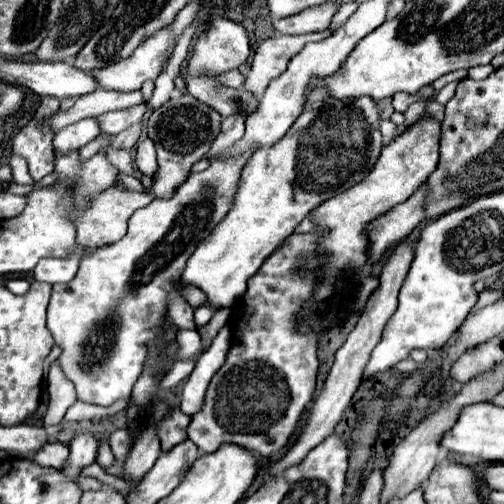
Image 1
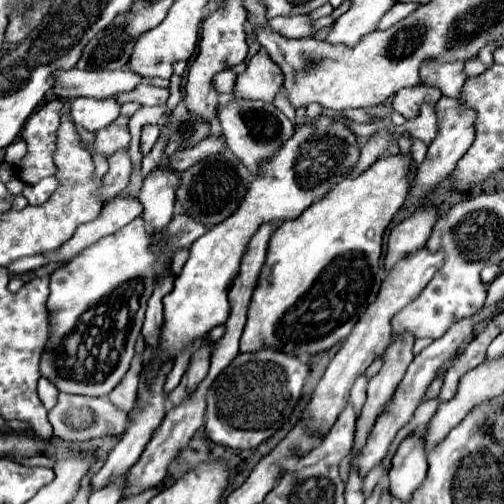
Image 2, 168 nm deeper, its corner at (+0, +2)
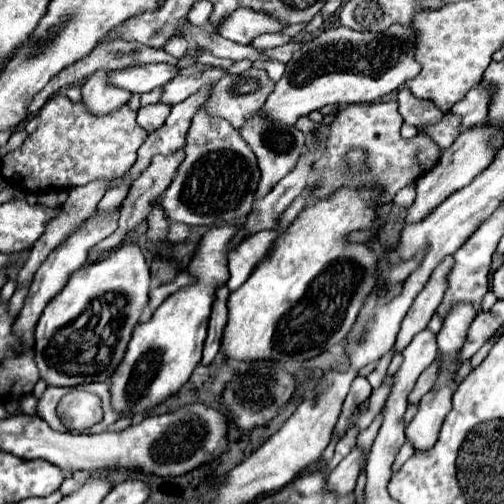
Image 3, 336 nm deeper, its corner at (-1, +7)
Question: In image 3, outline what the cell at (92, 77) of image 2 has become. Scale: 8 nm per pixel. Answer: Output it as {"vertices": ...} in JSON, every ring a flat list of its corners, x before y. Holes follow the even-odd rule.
{"vertices":[[149,63,149,65,133,65,117,71,109,71,107,83,119,89,129,89,131,93,147,93,155,87,165,85,165,81,171,81,177,73,177,67,161,65,161,63]]}

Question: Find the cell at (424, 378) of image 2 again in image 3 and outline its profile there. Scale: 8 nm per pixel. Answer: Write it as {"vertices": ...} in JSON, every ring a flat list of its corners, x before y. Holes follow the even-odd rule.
{"vertices":[[357,447,329,473,327,477,327,487,329,491,339,493,339,497,345,497,349,493,353,493,357,477,361,473,363,463,367,461,367,455,363,451,359,451]]}

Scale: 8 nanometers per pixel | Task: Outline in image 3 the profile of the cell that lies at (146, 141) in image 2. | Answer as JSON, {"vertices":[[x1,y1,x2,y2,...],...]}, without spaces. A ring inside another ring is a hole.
{"vertices":[[155,103,155,105,147,105,147,107,141,107,139,113,137,113,137,123,147,131,147,133,153,133,155,129,159,129,165,119,169,115,169,105,161,105,161,103]]}

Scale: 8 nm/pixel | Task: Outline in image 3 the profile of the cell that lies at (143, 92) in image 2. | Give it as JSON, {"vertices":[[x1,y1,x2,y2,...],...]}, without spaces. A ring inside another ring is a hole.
{"vertices":[[209,69,205,73,191,75,191,77,175,77,161,87,161,101,159,103,165,103,165,105,181,103,189,95,193,95,201,85,209,85,213,81,219,81,223,75,225,73,221,69]]}

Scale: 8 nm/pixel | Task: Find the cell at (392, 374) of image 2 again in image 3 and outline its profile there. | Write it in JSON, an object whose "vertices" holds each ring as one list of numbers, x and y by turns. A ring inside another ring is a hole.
{"vertices":[[447,257,435,271,433,275,429,277,427,285,423,287,423,291,415,297,411,309,407,311,403,323,401,323,401,329,399,329,399,335,397,335,397,341,393,345,393,353,401,353,409,343,411,339,423,331,427,327,427,323,431,321,437,305,441,303,441,297,447,289,447,273,453,265,453,257]]}

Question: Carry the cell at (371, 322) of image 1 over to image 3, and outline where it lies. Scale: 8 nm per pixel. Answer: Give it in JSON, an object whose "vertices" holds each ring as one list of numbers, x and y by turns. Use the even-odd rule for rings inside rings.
{"vertices":[[485,123,485,125,477,125,469,131,463,131,455,143,445,149,439,157,439,163,429,169,427,173,423,173,419,179,417,179,417,199,415,203,407,209,407,217,405,217,405,223,411,225,411,223,419,223,423,221,435,207,439,207,451,193,455,193,457,189,469,185,469,181,473,181,473,177,477,177,487,165,489,161,493,159,495,151,489,149,489,137,495,135,495,127,491,123]]}

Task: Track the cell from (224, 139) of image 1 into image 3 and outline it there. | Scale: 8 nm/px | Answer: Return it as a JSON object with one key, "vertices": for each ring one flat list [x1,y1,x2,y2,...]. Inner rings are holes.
{"vertices":[[177,149,177,151,171,153,171,155,155,155,155,157,151,159,149,167,133,181,133,185,131,185,131,189,129,189,129,195,125,197,125,201,123,201,123,205,121,205,121,209,119,209,119,227,117,227,117,231,115,231,113,235,109,235,105,241,97,243,97,245,91,249,91,253,89,253,85,265,91,265,93,261,99,259,101,253,111,251,111,249,115,249,117,245,121,245,123,239,125,239,125,235,127,235,129,231,133,231,141,221,147,219,147,213,149,213,149,209,151,209,151,201,155,201,155,199,171,185,171,181,173,181,173,177,175,177,175,173,177,173,177,169,179,169,179,165,181,165,183,159,185,159,185,151,183,151,183,149]]}

